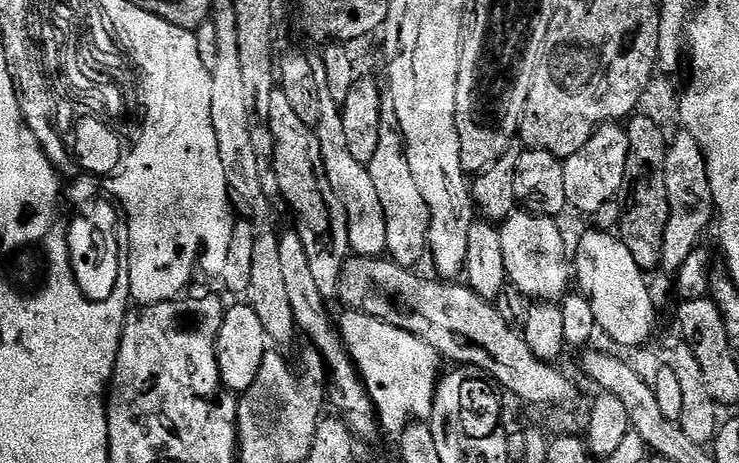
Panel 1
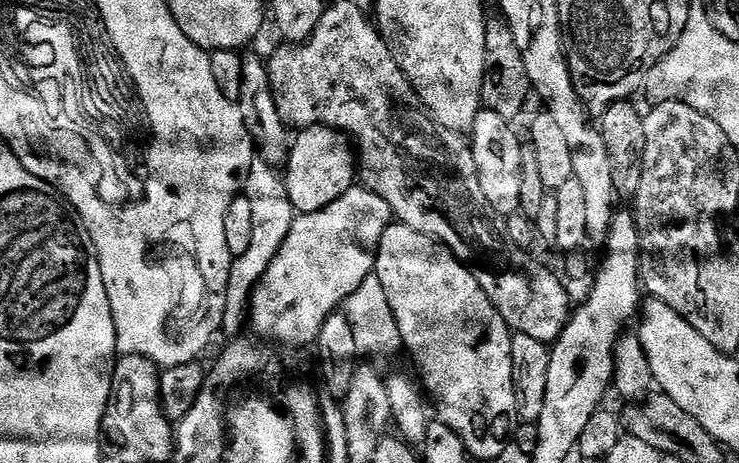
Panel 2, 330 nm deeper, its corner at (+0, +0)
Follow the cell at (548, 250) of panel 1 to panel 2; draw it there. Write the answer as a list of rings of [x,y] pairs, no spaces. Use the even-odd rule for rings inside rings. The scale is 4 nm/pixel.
[[[481,110],[474,118],[470,133],[470,147],[474,154],[474,166],[478,186],[482,186],[484,203],[493,213],[508,217],[520,212],[520,195],[522,194],[522,154],[524,148],[511,128],[509,117]],[[492,207],[492,208],[491,208]]]

